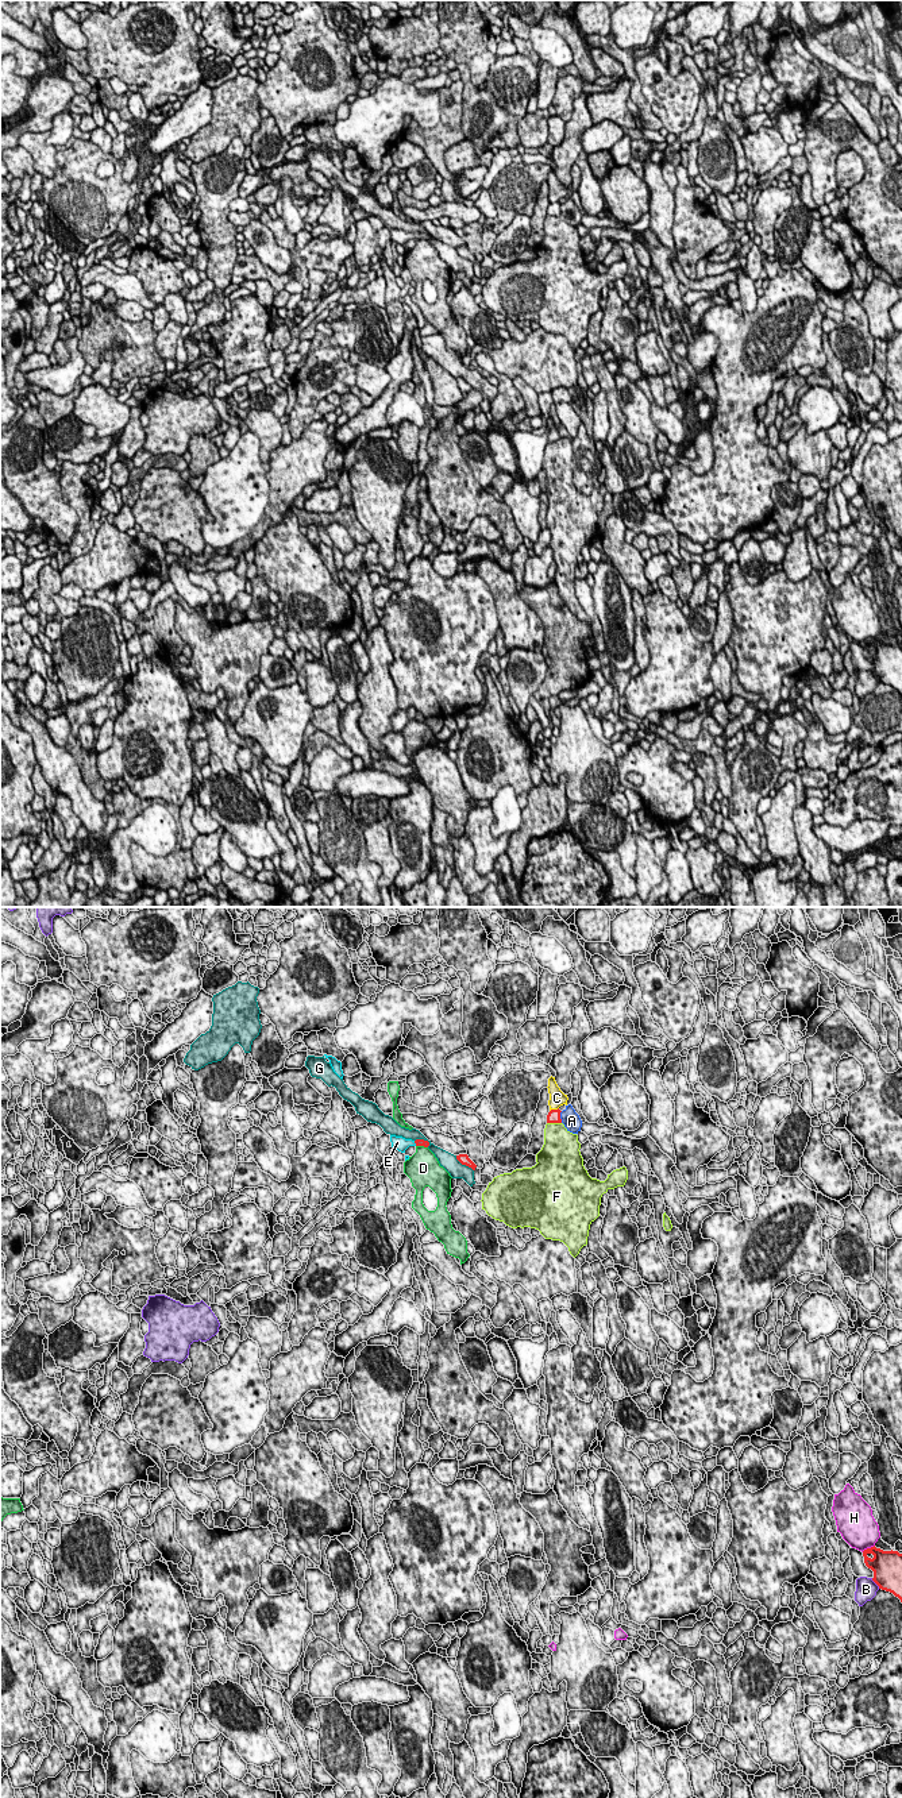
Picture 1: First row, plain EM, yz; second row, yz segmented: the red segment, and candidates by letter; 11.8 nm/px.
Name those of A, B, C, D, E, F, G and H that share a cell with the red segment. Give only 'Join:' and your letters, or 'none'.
Join: E

